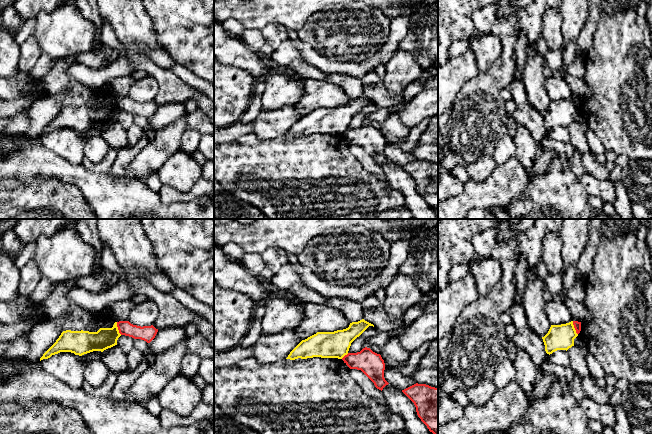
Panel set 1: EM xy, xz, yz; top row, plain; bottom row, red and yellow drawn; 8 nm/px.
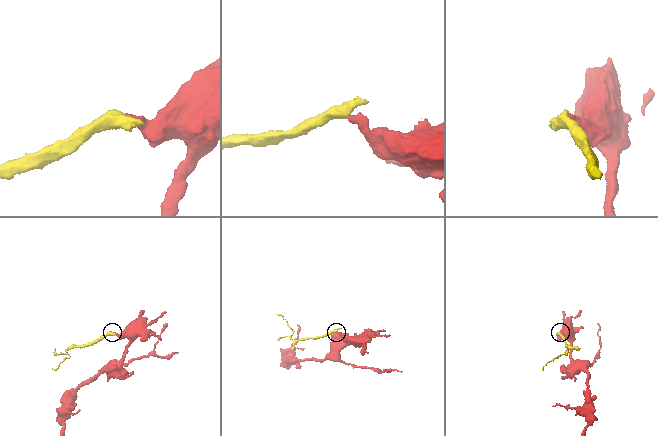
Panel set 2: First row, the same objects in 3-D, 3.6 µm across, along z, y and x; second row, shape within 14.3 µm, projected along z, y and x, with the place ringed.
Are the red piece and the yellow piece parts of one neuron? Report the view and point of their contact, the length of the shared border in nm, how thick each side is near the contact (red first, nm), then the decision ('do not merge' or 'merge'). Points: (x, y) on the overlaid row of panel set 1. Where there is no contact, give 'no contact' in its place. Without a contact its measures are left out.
meets red in yz at (574, 327); contact 120 nm long; 60 nm thick on the red side, 200 nm on the other; do not merge

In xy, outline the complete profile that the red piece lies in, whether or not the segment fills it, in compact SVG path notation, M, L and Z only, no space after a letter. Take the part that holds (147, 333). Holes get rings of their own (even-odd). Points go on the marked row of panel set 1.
M129 321L117 322L117 327L121 335L129 336L134 339L141 339L150 343L156 336L158 329L151 326L137 326L131 324Z

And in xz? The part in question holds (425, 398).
M416 383L402 392L414 403L418 417L429 431L438 434L438 388Z

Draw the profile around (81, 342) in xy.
M117 322L114 323L112 328L100 328L97 332L66 330L43 354L40 361L60 352L71 352L79 356L93 351L103 352L117 345L120 336Z

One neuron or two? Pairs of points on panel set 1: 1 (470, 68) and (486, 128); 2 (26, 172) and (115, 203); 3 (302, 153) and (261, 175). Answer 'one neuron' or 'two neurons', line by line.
1: two neurons
2: one neuron
3: one neuron

